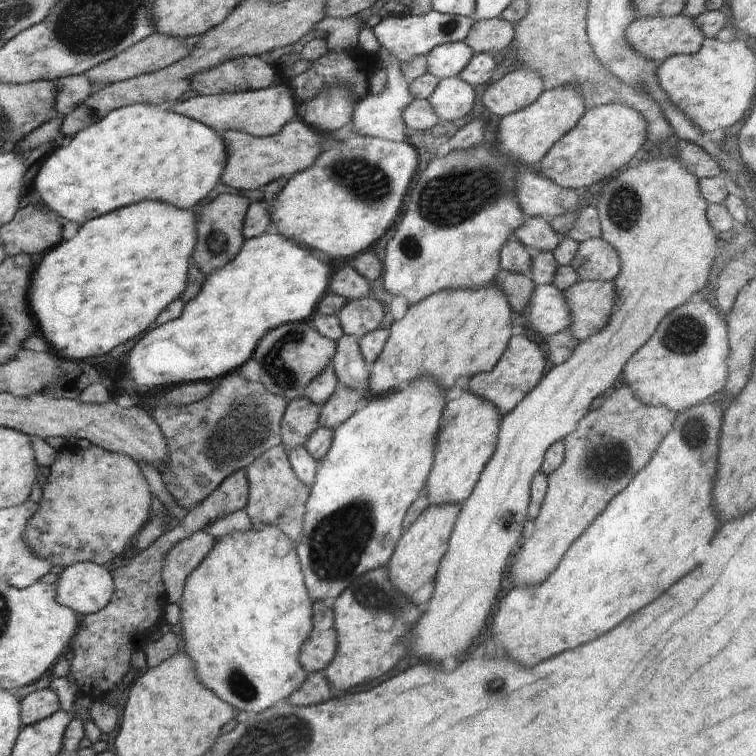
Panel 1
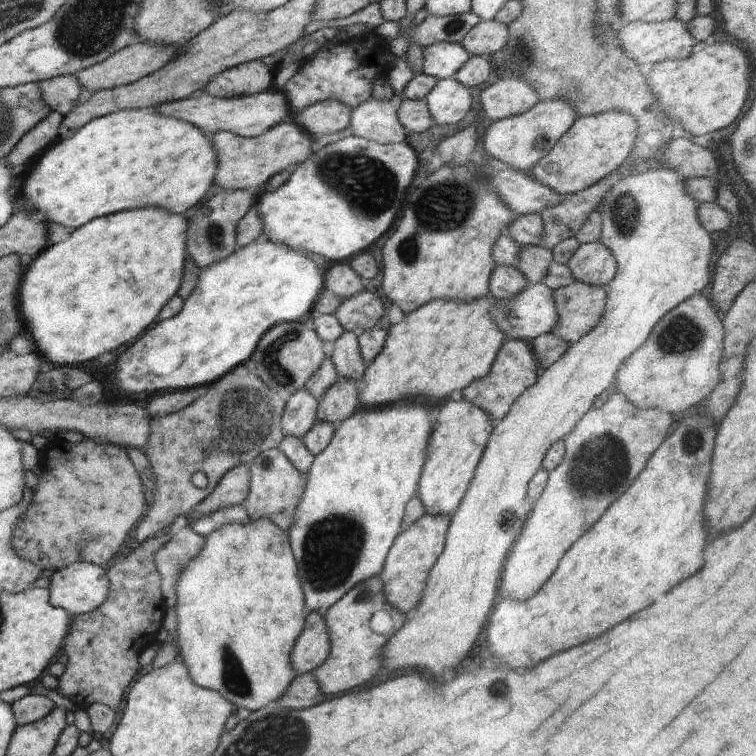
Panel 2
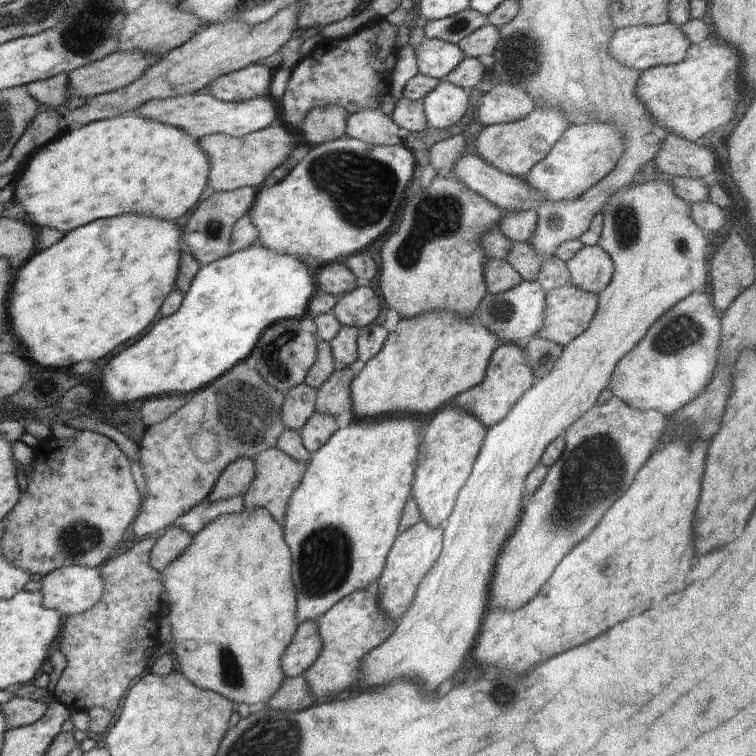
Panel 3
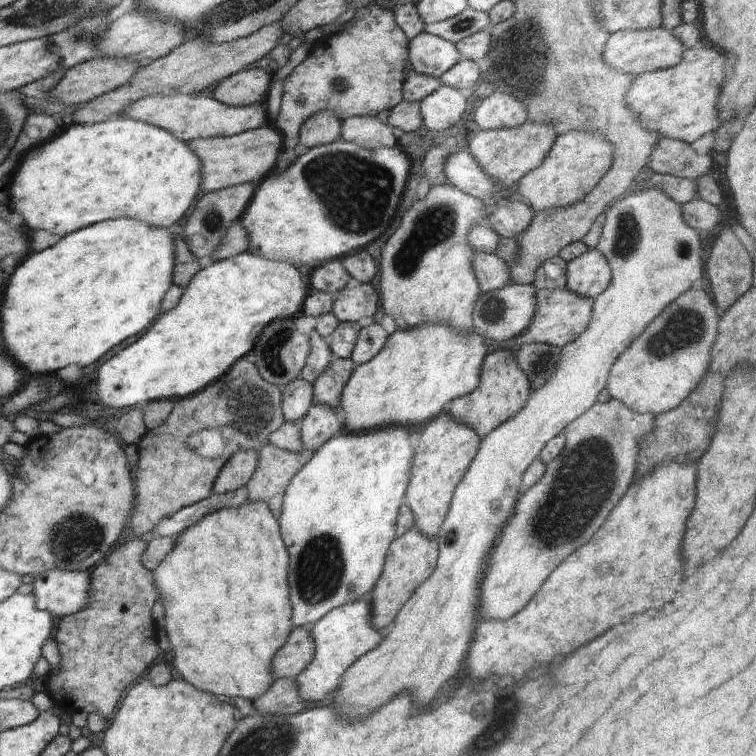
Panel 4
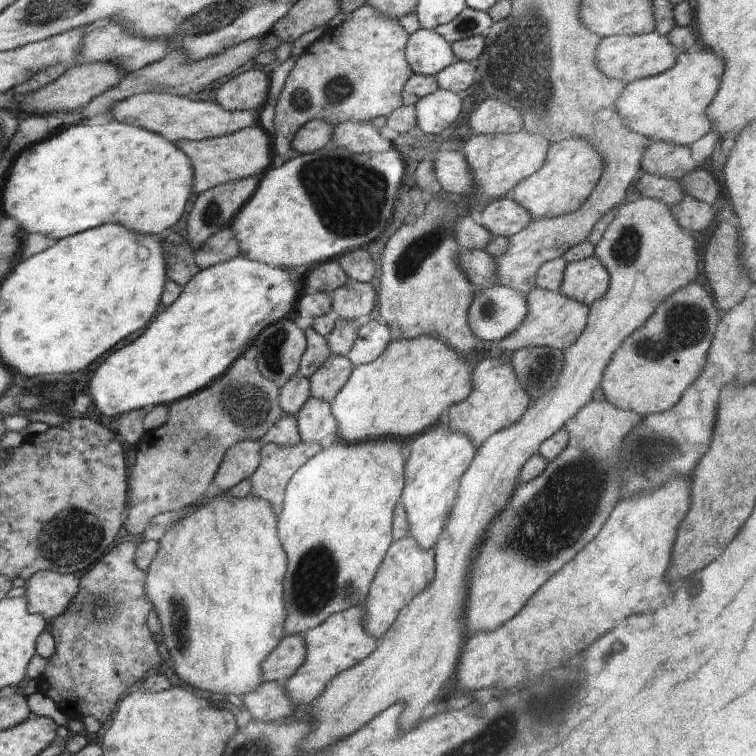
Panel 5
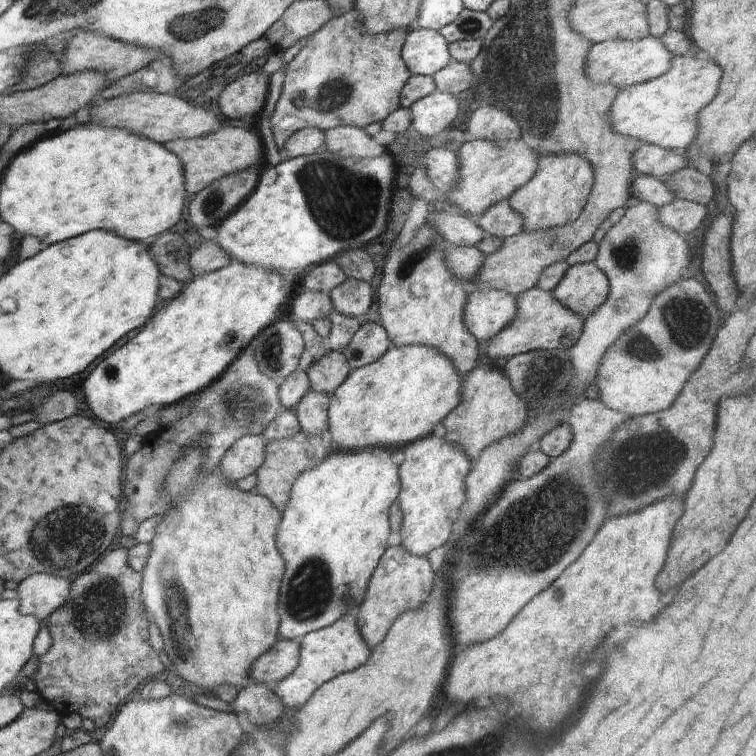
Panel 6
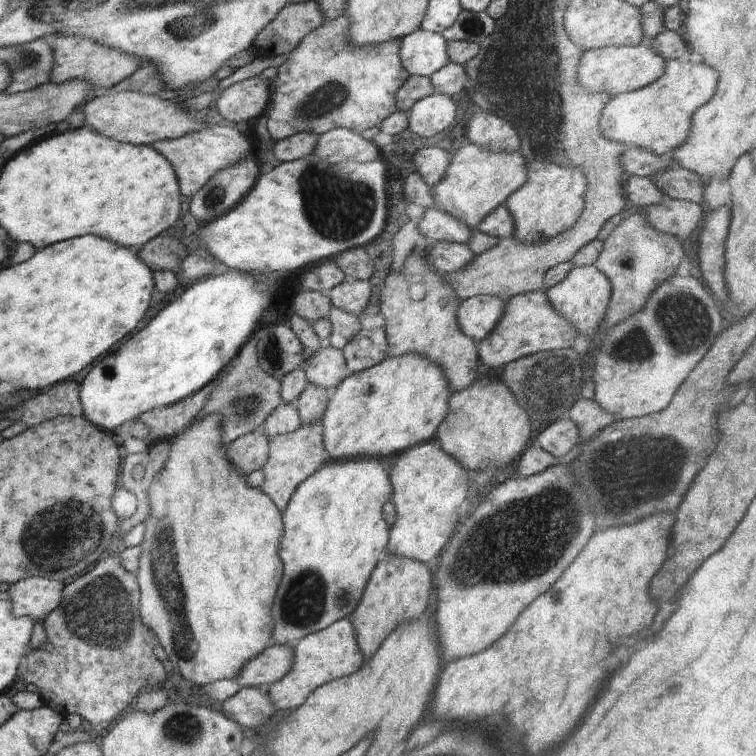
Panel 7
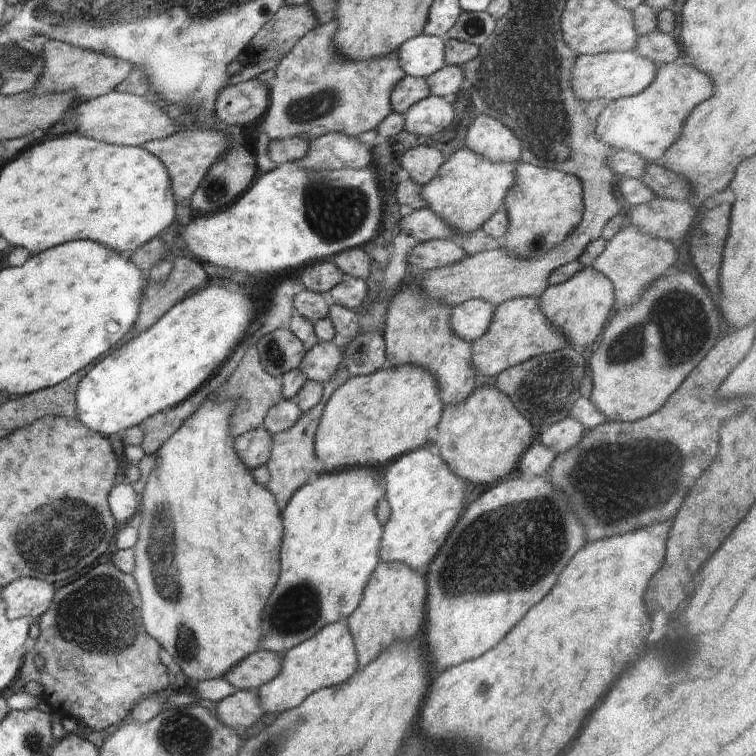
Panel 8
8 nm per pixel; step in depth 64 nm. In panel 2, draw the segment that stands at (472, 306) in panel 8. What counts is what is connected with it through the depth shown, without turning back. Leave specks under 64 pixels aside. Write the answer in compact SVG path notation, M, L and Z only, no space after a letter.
M528 282L526 288L510 300L492 297L496 304L490 306L490 318L504 332L506 340L523 340L530 343L535 338L552 332L552 328L558 324L558 310L556 310L556 302L554 302L552 294L554 294L554 291L550 290L546 284L530 284Z

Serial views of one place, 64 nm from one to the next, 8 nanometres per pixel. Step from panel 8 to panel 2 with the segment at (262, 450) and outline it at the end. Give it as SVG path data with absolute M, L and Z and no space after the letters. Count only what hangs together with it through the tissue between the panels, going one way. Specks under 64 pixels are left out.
M238 464L220 478L216 488L194 509L192 518L212 514L220 508L242 504L250 486L251 464Z

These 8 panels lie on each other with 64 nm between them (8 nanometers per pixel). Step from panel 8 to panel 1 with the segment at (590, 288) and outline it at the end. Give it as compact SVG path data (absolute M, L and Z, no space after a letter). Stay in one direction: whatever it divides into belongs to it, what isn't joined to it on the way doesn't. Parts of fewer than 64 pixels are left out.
M602 237L591 238L579 244L576 256L570 262L580 281L613 281L620 274L620 256Z

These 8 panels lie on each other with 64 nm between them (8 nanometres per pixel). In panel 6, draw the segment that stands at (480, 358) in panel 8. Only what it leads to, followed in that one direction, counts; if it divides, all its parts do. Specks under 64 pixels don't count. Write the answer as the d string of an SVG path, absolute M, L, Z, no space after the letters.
M538 286L527 289L516 296L516 304L518 304L518 314L514 316L514 320L484 344L486 345L484 350L486 361L498 364L500 359L512 358L531 350L562 349L568 351L578 342L584 321L578 314L568 310L564 304L560 304L551 292L542 290Z

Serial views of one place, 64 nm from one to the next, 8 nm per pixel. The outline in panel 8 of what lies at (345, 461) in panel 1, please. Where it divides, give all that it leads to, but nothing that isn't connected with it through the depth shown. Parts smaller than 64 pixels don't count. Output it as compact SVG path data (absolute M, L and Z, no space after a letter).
M366 467L321 471L290 497L281 512L284 534L280 544L280 578L264 608L260 649L286 654L287 650L302 644L326 625L346 622L356 610L370 575L381 561L378 550L384 525L378 522L374 512L378 500L386 492L381 471Z

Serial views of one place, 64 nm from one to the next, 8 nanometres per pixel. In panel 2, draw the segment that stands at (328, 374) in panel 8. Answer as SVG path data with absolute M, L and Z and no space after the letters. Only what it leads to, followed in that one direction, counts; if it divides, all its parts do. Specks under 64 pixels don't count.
M338 378L317 400L317 420L330 422L337 429L341 422L360 409L359 386L350 378Z

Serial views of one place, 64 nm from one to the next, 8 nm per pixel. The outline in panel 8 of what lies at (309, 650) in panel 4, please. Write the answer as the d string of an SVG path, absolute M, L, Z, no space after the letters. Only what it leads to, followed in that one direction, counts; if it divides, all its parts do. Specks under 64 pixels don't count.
M259 648L228 670L222 678L228 680L236 690L258 691L280 672L281 656Z

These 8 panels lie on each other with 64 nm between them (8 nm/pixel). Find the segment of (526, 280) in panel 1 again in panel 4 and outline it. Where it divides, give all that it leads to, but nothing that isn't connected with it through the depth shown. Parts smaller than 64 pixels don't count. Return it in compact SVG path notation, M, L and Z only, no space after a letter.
M476 253L472 260L472 268L478 278L480 290L484 293L500 290L502 286L512 283L508 264L495 254Z

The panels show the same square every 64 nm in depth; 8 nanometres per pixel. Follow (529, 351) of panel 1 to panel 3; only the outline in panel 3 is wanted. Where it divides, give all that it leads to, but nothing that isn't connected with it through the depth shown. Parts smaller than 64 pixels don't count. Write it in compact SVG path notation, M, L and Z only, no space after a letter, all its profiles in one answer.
M500 343L490 356L484 380L478 386L459 394L456 397L455 407L478 418L480 424L487 429L504 420L506 414L512 410L512 406L520 400L520 396L526 390L530 390L534 383L532 370L530 366L524 364L526 360L521 350L516 345Z

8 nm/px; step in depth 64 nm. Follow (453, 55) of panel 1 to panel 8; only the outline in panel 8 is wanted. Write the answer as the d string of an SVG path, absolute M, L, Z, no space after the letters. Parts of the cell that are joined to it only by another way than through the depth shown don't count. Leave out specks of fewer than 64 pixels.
M423 32L400 45L398 60L405 75L426 79L445 65L445 41Z

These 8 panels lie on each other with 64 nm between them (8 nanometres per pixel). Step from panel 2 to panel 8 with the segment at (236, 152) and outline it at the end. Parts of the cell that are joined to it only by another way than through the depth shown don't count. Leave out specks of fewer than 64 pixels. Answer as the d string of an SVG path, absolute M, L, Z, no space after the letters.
M186 124L166 138L146 142L142 150L148 150L150 154L158 156L166 166L172 182L174 200L191 200L202 178L210 170L210 166L222 158L228 146L230 140L224 136L224 131Z

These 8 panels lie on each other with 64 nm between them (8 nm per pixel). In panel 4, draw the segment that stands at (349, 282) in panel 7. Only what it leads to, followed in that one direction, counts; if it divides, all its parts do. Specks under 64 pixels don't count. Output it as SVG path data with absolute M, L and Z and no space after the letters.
M372 283L344 287L335 295L332 312L339 322L364 324L372 321L379 306L379 295Z

